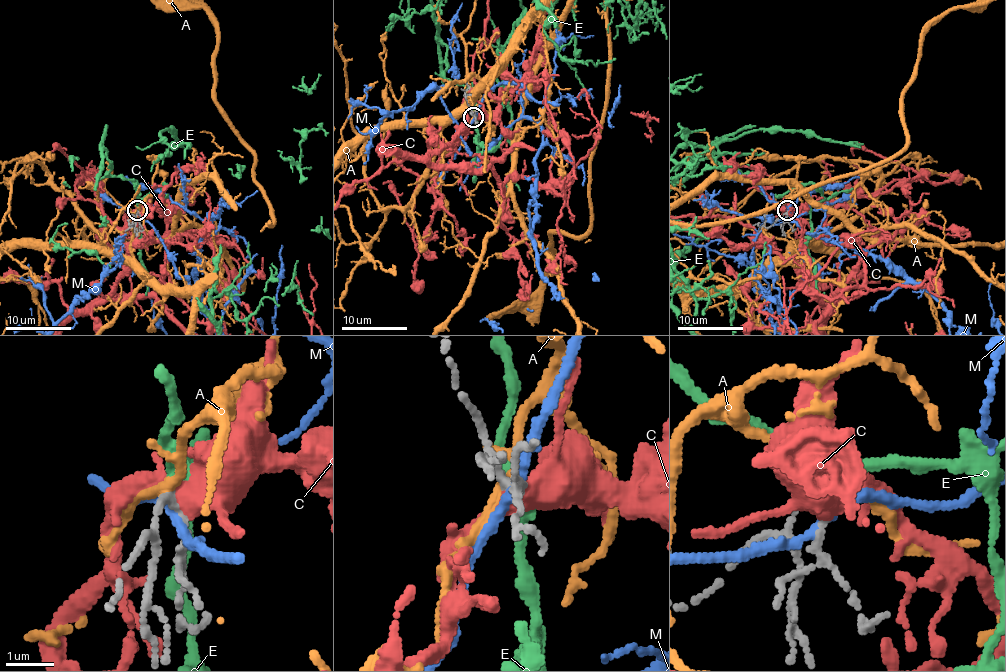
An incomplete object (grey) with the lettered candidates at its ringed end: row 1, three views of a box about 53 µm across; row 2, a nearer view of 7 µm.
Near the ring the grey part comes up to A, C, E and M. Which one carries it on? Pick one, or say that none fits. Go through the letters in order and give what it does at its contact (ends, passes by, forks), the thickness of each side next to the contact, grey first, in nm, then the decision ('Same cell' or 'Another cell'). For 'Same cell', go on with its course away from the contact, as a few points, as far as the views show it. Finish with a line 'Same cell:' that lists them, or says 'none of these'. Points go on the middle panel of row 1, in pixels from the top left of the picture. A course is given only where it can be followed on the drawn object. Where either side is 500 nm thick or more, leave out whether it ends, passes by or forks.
A: It forks there. Thickness 140 nm (grey) against 160 nm. Another cell
C: It passes by. Thickness 140 nm (grey) against 480 nm. Another cell
E: It passes by. Thickness 130 nm (grey) against 280 nm. Another cell
M: It passes by. Thickness 130 nm (grey) against 200 nm. Another cell
Same cell: none of these

